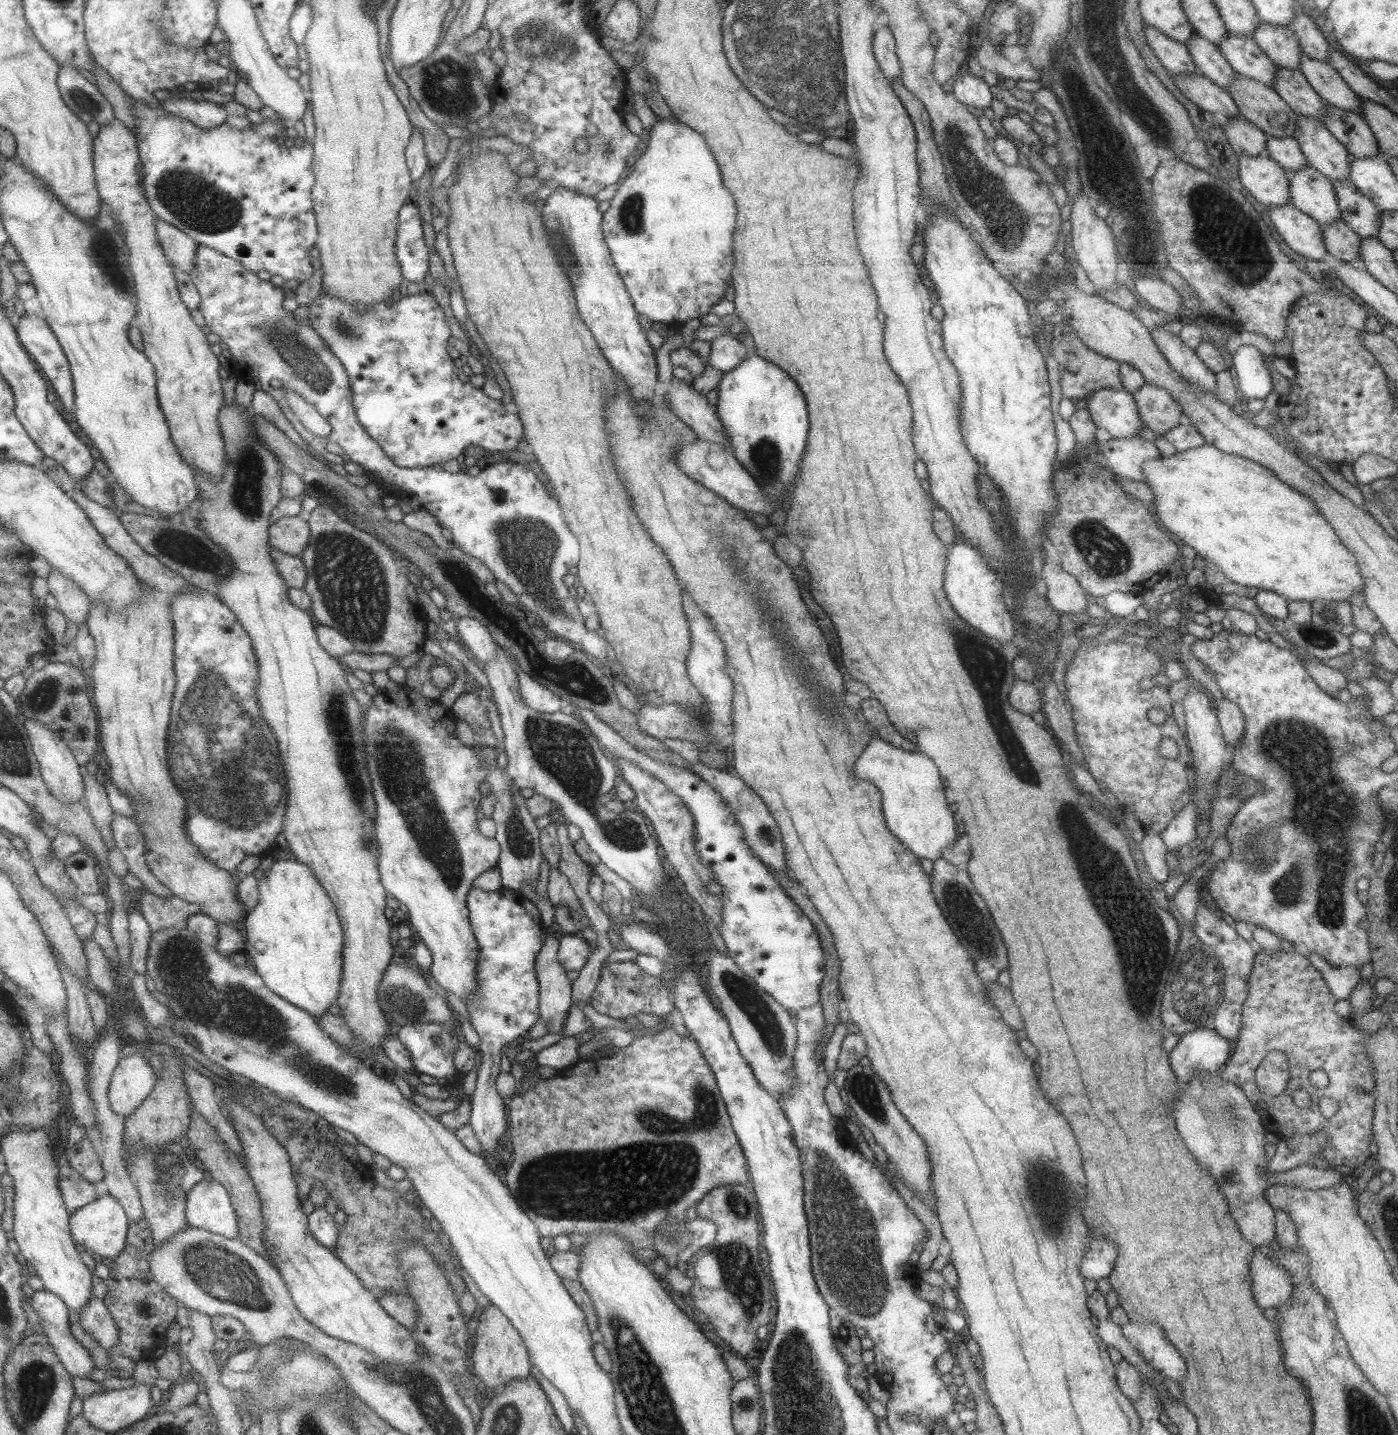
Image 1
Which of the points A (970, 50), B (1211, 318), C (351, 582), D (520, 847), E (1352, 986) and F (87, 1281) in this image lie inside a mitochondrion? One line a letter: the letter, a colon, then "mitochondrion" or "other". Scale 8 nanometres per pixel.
A: other
B: other
C: mitochondrion
D: mitochondrion
E: other
F: other

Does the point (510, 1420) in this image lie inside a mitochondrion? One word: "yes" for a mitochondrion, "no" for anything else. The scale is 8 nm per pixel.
yes

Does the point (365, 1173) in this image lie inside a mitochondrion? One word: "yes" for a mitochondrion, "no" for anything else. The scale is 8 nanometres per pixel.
no

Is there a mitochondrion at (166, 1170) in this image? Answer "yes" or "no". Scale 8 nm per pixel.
yes

